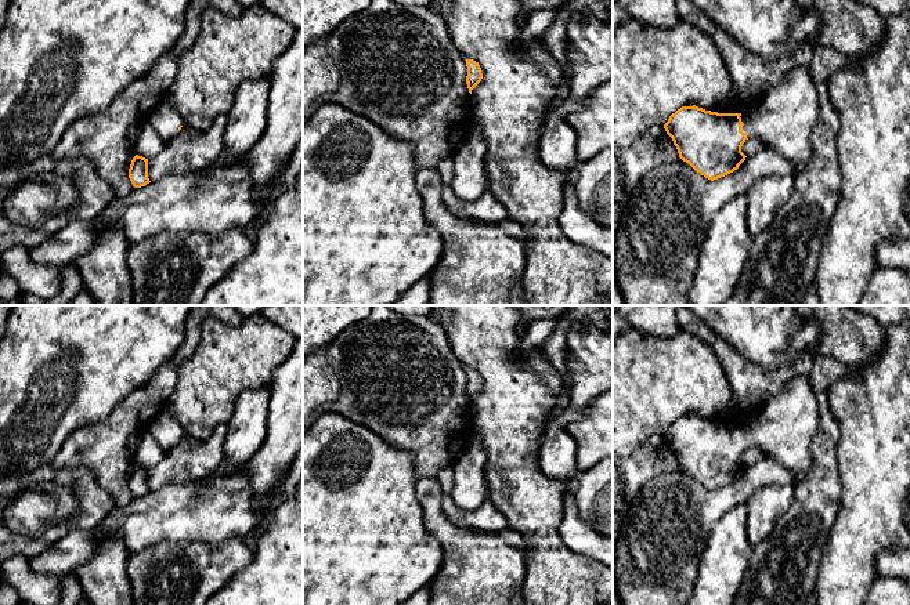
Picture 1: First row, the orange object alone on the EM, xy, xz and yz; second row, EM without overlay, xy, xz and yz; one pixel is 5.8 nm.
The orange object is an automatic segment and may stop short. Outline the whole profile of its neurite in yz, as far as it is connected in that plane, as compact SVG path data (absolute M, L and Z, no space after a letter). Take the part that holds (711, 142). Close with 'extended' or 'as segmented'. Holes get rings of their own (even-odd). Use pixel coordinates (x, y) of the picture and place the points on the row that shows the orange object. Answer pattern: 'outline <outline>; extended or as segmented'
outline M809 68L792 69L754 109L744 113L718 113L696 105L682 106L664 124L672 138L679 157L697 173L714 181L725 177L745 160L741 152L748 138L761 137L770 148L797 164L795 175L801 175L810 163L812 130L819 115L817 86Z; extended

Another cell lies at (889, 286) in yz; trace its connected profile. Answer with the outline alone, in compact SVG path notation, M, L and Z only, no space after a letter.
M878 267L857 305L910 305L910 272Z

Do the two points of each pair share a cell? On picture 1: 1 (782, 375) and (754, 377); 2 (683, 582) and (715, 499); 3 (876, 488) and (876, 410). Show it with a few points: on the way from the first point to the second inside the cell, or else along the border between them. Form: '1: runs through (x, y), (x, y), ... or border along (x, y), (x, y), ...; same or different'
1: runs through (775, 377), (761, 377); same
2: runs through (683, 561), (683, 531), (694, 520); same
3: runs through (876, 468), (876, 430); same

